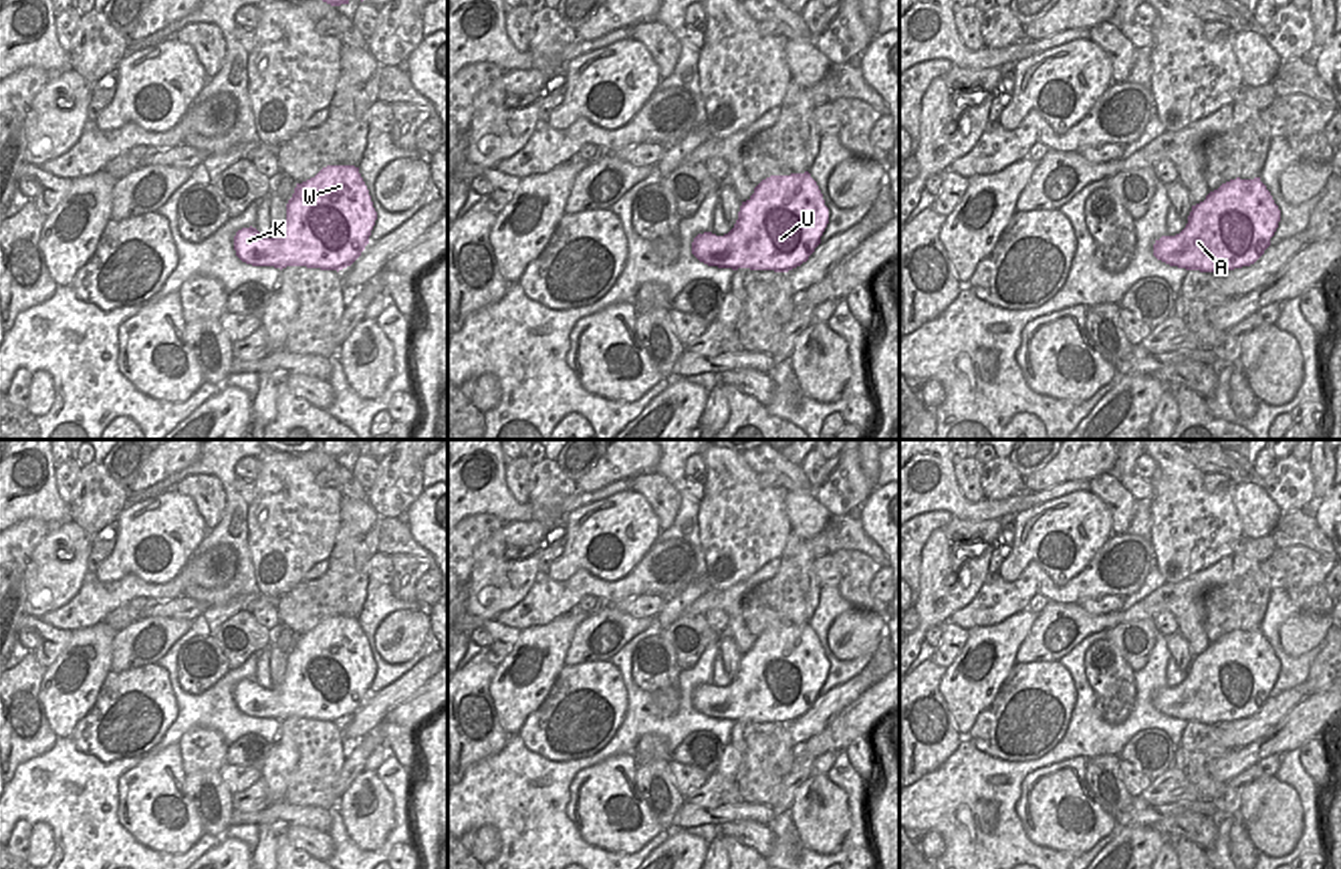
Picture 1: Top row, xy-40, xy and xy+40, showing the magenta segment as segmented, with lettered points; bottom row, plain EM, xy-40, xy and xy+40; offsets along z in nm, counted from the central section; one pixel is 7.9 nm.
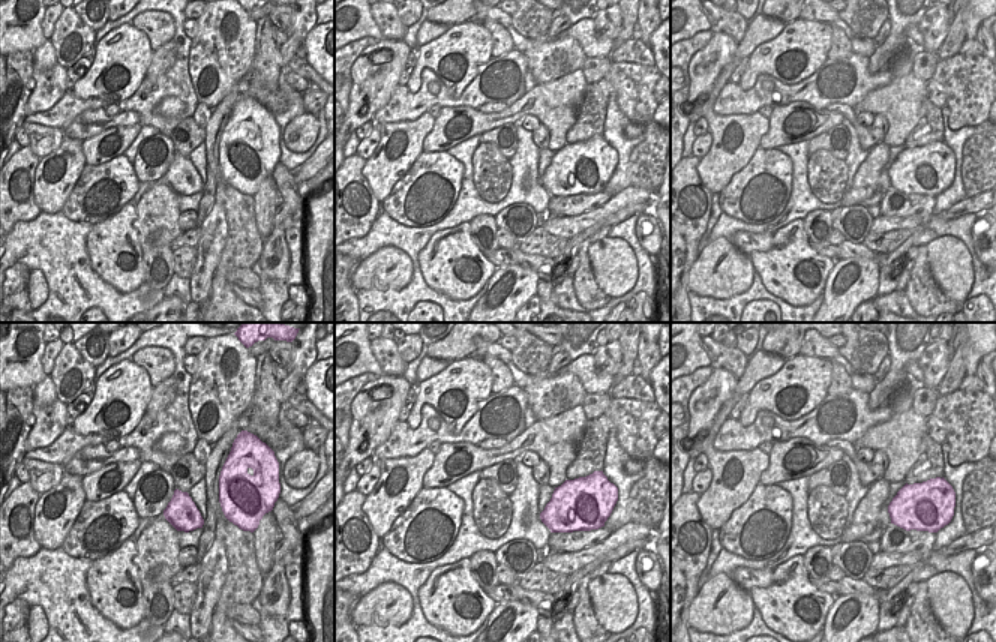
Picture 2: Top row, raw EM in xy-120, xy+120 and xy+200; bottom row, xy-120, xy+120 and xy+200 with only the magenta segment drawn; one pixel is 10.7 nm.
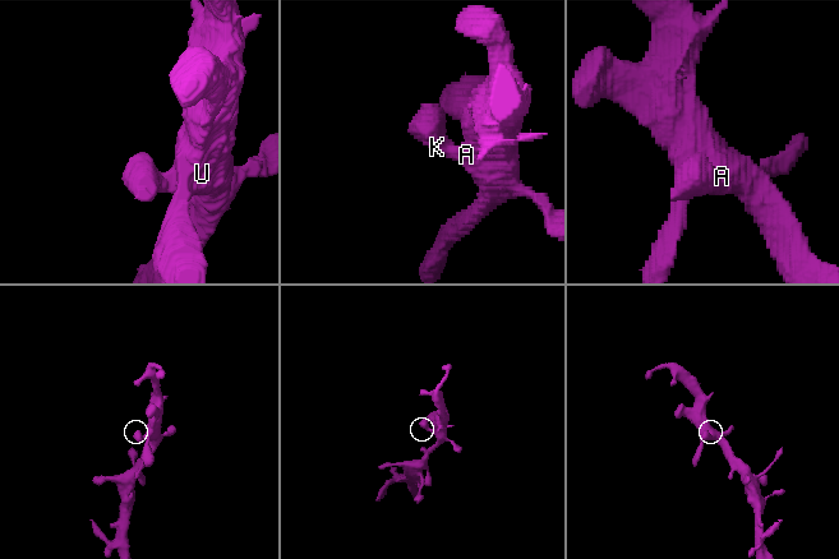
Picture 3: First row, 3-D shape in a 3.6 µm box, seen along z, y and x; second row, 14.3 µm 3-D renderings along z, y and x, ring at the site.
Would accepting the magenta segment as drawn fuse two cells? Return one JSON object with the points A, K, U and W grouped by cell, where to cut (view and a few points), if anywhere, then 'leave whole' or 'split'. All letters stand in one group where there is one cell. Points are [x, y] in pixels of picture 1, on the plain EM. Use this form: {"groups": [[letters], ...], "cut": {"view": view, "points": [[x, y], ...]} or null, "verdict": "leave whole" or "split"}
{"groups": [["A", "K", "U", "W"]], "cut": null, "verdict": "leave whole"}

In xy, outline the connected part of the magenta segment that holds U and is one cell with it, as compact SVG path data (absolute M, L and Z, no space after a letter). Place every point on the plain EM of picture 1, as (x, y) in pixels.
M809 623L770 627L742 653L734 679L724 688L712 684L698 686L692 694L692 706L700 714L718 720L788 724L809 712L821 696L827 675L829 659Z

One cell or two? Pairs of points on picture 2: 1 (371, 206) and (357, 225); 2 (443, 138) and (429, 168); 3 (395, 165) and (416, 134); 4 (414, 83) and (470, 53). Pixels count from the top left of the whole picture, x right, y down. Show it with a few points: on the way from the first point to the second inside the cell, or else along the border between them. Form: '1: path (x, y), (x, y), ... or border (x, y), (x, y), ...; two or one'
1: path (369, 210), (359, 221); one
2: border (423, 150), (446, 152); two
3: path (402, 158), (410, 141); one
4: path (420, 66), (432, 56), (441, 56), (453, 50); one

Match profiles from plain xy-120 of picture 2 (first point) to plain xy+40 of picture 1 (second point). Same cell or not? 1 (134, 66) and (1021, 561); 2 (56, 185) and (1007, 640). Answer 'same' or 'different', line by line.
1: same
2: same

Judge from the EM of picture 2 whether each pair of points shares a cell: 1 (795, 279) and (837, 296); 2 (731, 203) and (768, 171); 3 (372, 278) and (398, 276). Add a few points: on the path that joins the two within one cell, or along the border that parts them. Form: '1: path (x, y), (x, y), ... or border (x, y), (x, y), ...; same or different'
1: border (836, 261), (822, 293); different
2: path (740, 197), (759, 180); same
3: path (378, 276), (392, 276); same

